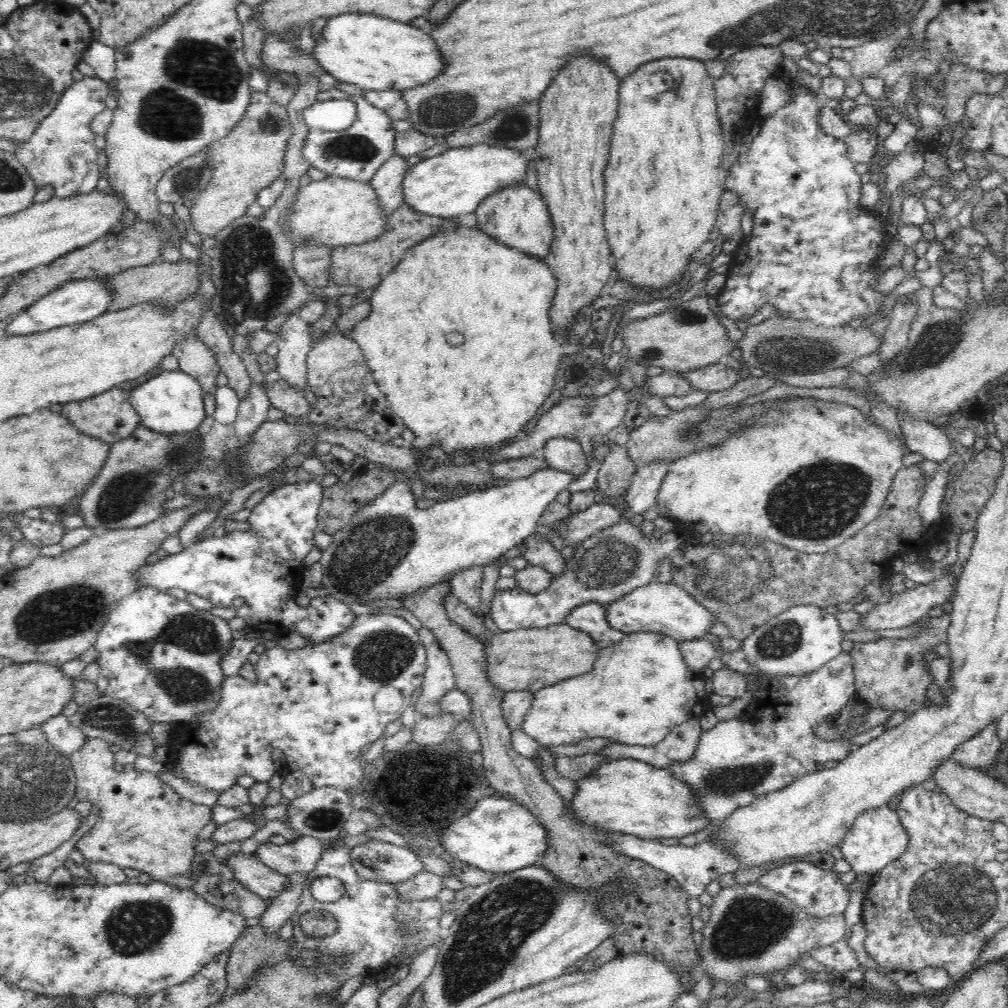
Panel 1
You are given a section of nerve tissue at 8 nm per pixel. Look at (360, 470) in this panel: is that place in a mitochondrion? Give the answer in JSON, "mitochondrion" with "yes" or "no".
{"mitochondrion":"no"}

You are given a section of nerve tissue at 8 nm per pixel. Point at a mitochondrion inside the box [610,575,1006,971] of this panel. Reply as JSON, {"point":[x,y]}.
{"point":[955,899]}

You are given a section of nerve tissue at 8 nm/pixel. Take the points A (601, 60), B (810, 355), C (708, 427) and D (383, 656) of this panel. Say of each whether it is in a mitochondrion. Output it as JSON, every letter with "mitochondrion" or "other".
{"A":"other","B":"mitochondrion","C":"mitochondrion","D":"mitochondrion"}

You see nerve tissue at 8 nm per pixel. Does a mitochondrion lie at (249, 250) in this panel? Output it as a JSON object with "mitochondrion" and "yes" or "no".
{"mitochondrion":"yes"}

